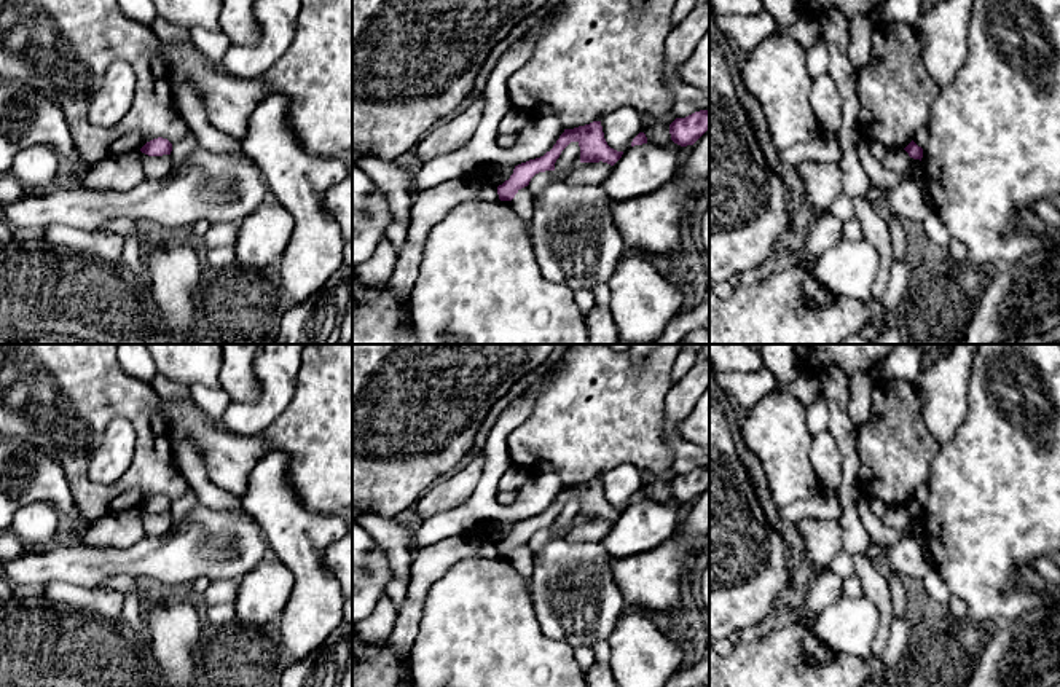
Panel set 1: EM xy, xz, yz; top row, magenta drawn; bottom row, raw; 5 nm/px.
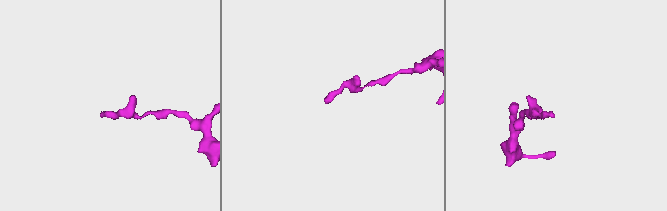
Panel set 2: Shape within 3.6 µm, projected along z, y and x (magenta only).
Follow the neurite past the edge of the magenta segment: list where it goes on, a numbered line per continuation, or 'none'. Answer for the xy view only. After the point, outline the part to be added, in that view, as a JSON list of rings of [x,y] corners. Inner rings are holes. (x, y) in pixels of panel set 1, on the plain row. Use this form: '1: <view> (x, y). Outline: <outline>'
none

